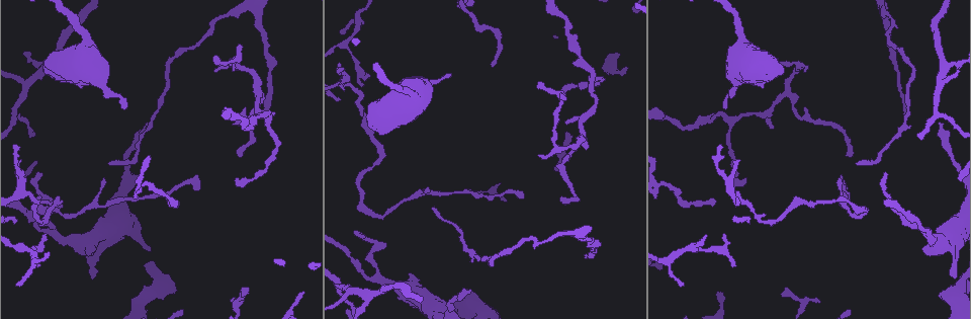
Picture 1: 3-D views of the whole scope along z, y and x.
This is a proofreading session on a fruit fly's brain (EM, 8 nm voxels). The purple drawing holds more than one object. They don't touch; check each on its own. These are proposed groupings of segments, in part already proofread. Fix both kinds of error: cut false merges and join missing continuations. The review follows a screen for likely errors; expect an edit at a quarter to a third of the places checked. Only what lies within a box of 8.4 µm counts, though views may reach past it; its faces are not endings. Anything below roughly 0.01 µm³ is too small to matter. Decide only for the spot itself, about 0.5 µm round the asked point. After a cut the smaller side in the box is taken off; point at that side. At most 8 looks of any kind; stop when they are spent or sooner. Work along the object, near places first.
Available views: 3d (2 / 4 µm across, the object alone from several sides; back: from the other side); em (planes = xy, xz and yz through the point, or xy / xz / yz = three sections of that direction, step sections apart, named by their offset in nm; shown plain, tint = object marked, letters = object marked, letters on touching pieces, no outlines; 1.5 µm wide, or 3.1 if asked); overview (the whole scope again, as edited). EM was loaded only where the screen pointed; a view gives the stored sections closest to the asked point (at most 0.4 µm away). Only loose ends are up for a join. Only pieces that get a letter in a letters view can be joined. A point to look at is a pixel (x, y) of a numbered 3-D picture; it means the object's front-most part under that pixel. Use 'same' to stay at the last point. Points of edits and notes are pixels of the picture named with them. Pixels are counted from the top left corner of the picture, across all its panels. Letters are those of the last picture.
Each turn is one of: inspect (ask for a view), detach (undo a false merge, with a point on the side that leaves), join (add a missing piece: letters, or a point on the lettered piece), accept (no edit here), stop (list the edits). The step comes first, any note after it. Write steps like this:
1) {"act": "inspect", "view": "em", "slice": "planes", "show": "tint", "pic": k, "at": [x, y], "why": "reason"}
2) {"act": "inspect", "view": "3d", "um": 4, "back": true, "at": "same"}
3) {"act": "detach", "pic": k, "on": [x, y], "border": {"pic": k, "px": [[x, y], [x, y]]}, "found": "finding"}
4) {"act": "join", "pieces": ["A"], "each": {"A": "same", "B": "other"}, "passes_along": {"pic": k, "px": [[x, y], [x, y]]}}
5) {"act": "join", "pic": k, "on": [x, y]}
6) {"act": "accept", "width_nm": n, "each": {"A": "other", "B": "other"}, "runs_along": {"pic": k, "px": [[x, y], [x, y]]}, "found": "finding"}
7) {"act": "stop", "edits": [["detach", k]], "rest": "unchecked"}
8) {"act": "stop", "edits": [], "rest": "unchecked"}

{"act": "inspect", "view": "em", "slice": "planes", "show": "letters", "pic": 1, "at": [449, 76], "why": "tapers out"}

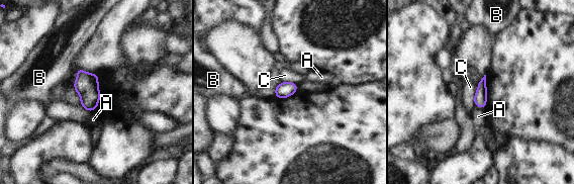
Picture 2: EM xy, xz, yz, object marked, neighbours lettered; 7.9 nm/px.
{"act": "accept", "width_nm": 110, "each": {"A": "other", "B": "other", "C": "other"}, "border": {"pic": 2, "px": [[478, 83], [474, 96], [474, 105]]}, "found": "no lettered piece goes on from it"}

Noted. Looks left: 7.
{"act": "inspect", "view": "em", "slice": "yz", "step": 8, "show": "letters", "pic": 1, "at": [493, 66], "why": "thin end"}

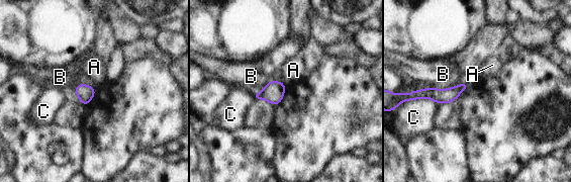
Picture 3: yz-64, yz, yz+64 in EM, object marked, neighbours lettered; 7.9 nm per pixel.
{"act": "inspect", "view": "em", "slice": "planes", "show": "letters", "at": "same", "why": "cut it another way"}

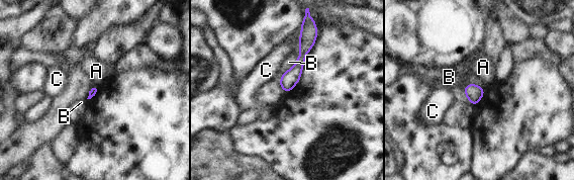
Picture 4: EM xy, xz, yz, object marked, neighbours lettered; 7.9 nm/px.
{"act": "accept", "longest_contact_nm": ["B", 260], "each": {"A": "other", "B": "other", "C": "other"}, "found": "none of them fits"}

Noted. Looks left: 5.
{"act": "inspect", "view": "3d", "um": 4, "pic": 1, "at": [847, 154]}

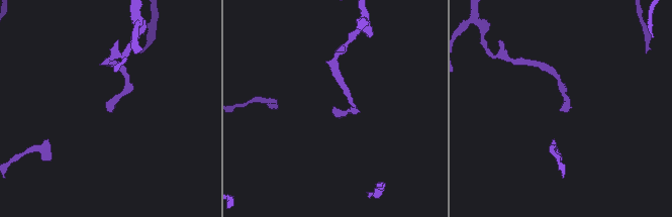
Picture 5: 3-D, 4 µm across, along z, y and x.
{"act": "inspect", "view": "em", "slice": "planes", "show": "letters", "pic": 5, "at": [559, 109]}

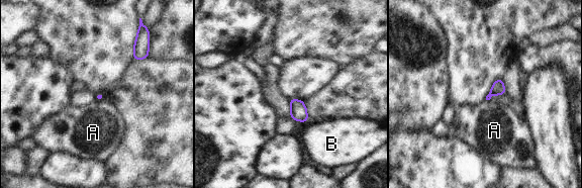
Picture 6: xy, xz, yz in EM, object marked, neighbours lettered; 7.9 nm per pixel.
{"act": "accept", "longest_contact_nm": ["A", 60], "each": {"A": "other", "B": "other"}, "border": {"pic": 6, "px": [[96, 99], [99, 101], [103, 100]]}, "found": "none of them fits"}

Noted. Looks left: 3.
{"act": "stop", "edits": [], "rest": "unchecked"}

